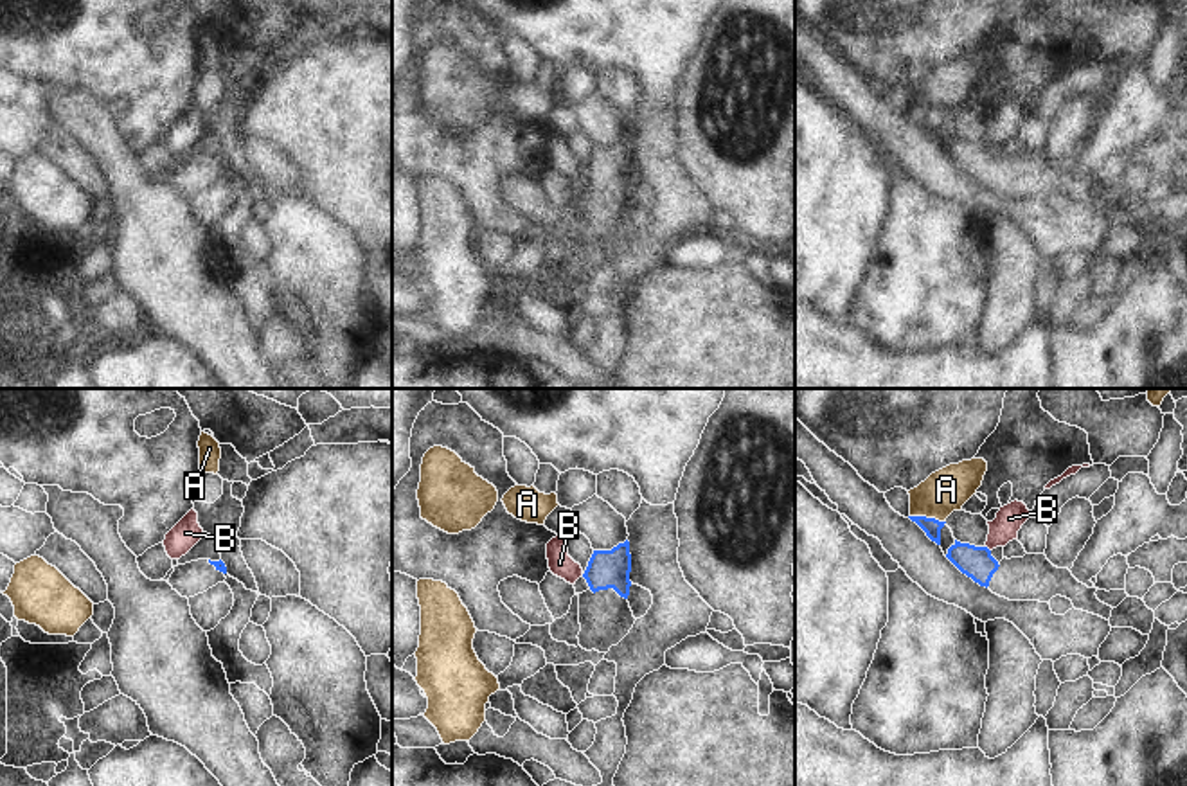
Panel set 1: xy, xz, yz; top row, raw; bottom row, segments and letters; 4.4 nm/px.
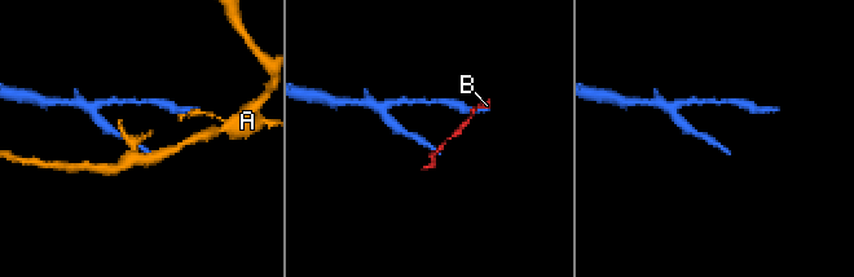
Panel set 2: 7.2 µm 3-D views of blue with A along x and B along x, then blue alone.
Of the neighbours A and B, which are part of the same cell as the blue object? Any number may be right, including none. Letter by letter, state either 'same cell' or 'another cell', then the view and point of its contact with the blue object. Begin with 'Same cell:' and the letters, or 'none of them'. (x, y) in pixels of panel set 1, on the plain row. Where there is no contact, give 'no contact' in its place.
Same cell: none of them
A: another cell; meets blue in yz at (928, 116)
B: another cell; meets blue in yz at (988, 146)

